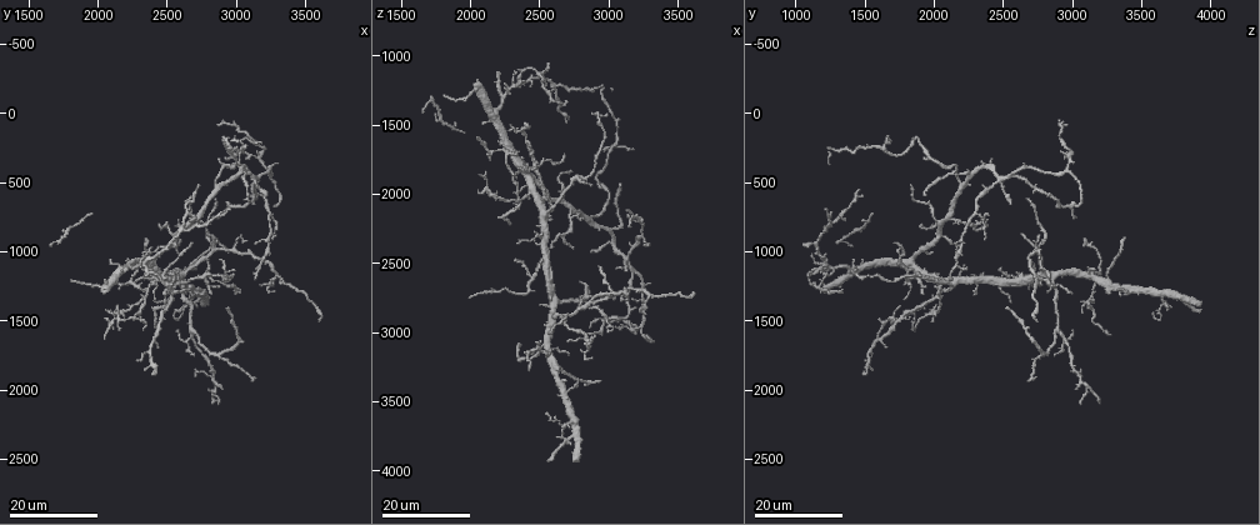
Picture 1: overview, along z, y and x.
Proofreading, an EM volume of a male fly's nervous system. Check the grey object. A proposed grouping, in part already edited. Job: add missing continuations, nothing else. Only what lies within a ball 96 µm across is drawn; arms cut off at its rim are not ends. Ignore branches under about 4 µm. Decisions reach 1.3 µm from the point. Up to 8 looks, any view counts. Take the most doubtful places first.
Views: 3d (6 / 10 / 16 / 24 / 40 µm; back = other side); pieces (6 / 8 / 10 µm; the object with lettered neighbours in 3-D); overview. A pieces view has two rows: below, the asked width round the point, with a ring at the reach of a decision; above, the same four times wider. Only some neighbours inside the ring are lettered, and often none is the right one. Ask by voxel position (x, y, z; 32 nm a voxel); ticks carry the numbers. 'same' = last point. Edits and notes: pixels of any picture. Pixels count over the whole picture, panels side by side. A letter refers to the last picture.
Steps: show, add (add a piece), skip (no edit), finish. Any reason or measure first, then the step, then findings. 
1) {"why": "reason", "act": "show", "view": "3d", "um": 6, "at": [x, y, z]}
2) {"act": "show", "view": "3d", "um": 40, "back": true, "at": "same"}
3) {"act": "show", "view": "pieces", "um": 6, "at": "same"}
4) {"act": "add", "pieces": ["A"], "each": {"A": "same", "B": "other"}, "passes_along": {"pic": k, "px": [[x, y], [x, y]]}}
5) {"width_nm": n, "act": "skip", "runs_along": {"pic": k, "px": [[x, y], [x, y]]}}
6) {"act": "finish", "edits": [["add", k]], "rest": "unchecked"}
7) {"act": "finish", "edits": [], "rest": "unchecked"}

{"why": "an open end", "act": "show", "view": "3d", "um": 24, "at": [3080, 600, 1920]}

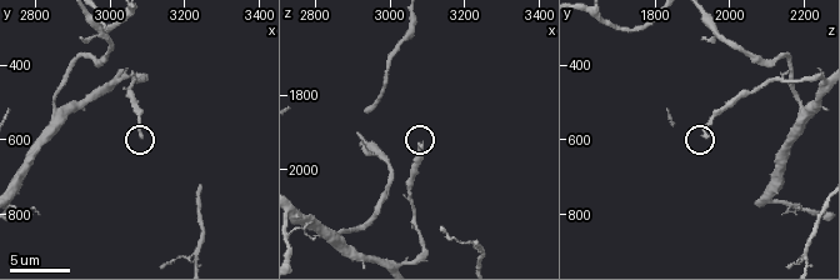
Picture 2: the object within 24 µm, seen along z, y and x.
{"act": "show", "view": "pieces", "um": 6, "at": [3080, 590, 1940]}

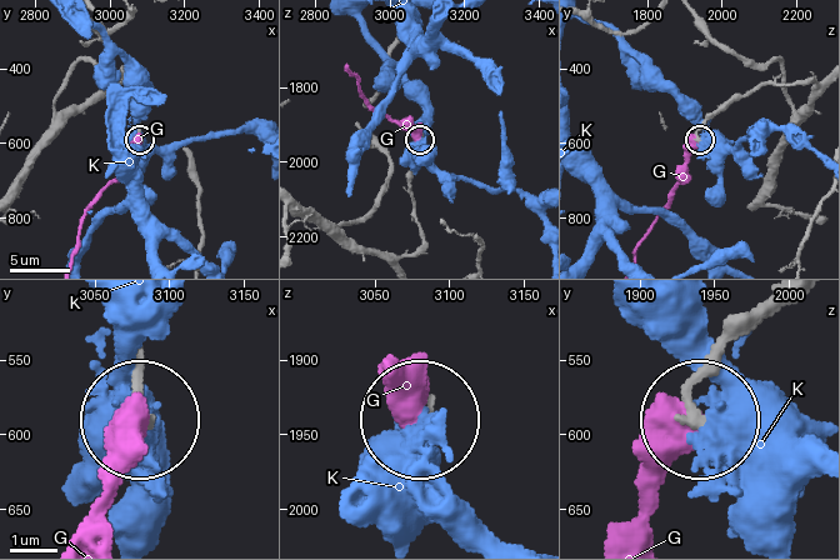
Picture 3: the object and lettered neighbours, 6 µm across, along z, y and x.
{"act": "skip", "each": {"G": "other", "K": "other"}, "runs_along": {"pic": 3, "px": [[774, 306], [703, 378], [699, 410]]}, "found": "none of them fits"}

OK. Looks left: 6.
{"why": "long arm stops here", "act": "show", "view": "3d", "um": 24, "at": [2940, 1400, 2520]}

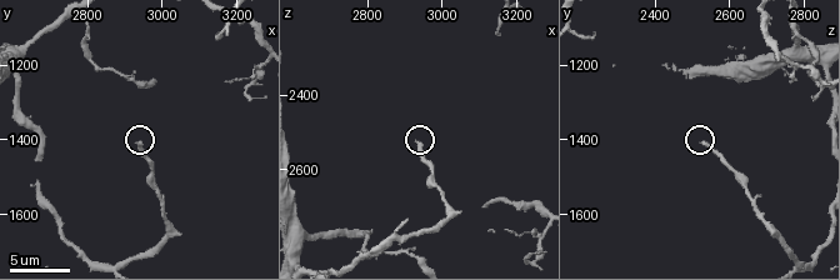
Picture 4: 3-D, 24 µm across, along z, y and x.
{"act": "show", "view": "pieces", "um": 6, "at": [2940, 1410, 2520]}

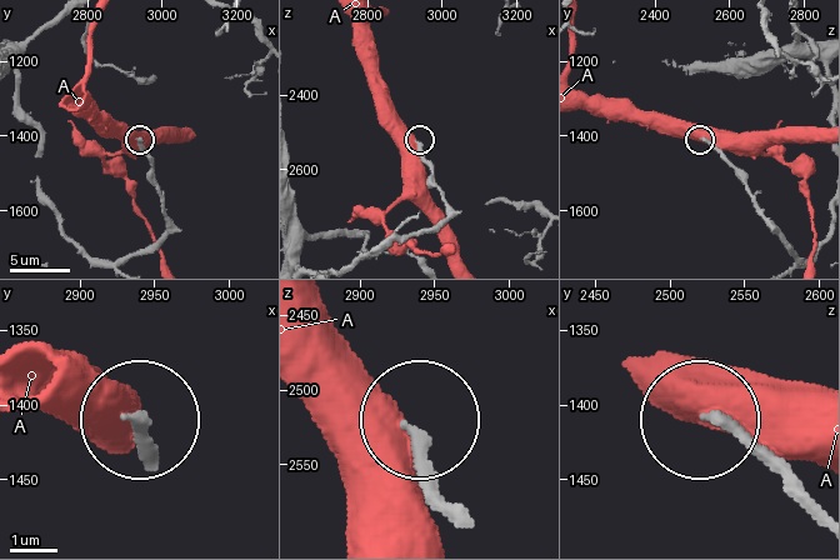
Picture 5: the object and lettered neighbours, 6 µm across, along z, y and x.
{"width_nm": 240, "act": "skip", "each": {"A": "other"}, "runs_along": {"pic": 5, "px": [[129, 259], [146, 250], [168, 226], [164, 199], [140, 140]]}, "found": "no lettered piece goes on from it"}

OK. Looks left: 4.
{"why": "an open end", "act": "show", "view": "3d", "um": 24, "at": [2340, 920, 3100]}

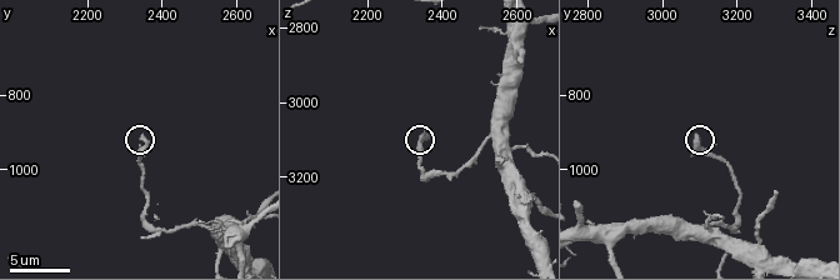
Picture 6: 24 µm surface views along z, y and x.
{"why": "see the neighbours", "act": "show", "view": "pieces", "um": 10, "at": [2340, 910, 3100]}

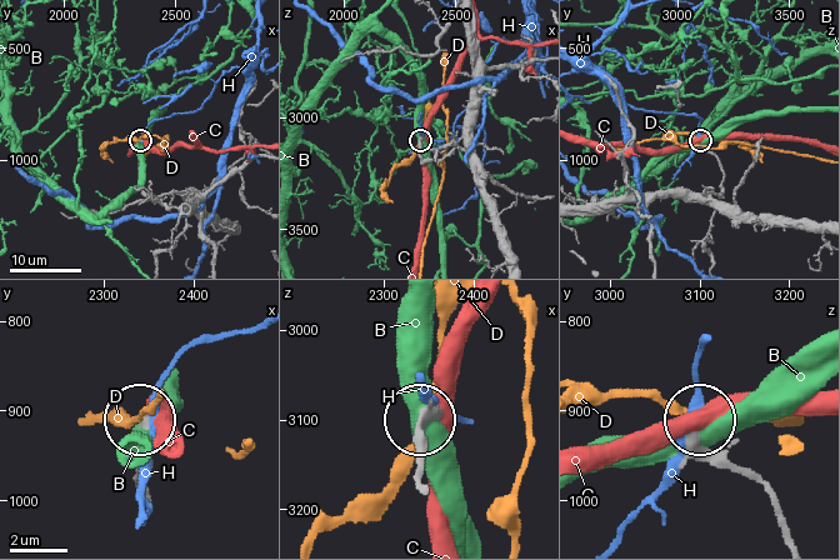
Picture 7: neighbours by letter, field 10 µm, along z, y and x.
{"width_nm": 300, "act": "skip", "each": {"B": "other", "C": "other", "D": "other", "H": "other"}, "runs_along": {"pic": 7, "px": [[788, 538], [773, 495], [723, 466], [699, 438], [699, 425]]}, "found": "none of them fits"}

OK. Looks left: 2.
{"why": "an open end", "act": "show", "view": "3d", "um": 24, "at": [3280, 680, 3020]}

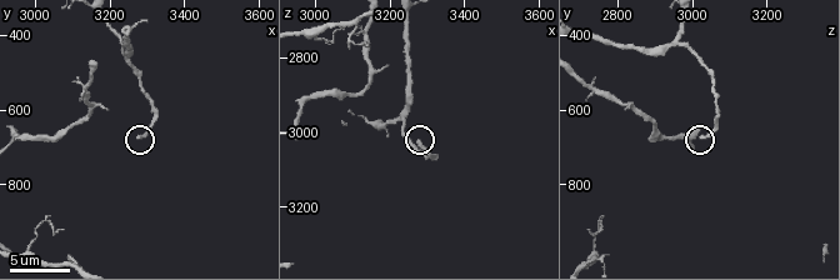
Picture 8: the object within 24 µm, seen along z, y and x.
{"act": "show", "view": "pieces", "um": 10, "at": [3280, 680, 3020]}

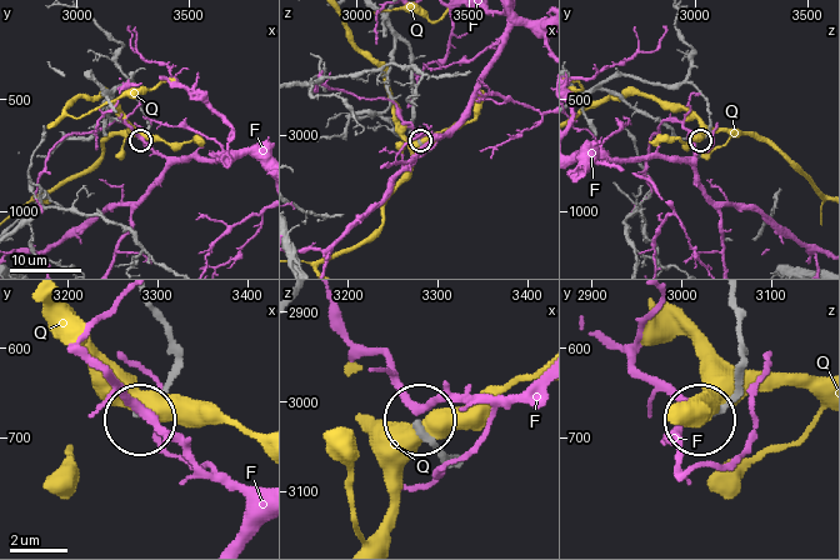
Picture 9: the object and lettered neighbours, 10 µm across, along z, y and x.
{"act": "skip", "each": {"F": "other", "Q": "other"}, "found": "no lettered piece goes on from it"}

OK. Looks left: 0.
{"act": "finish", "edits": [], "rest": "unchecked"}

